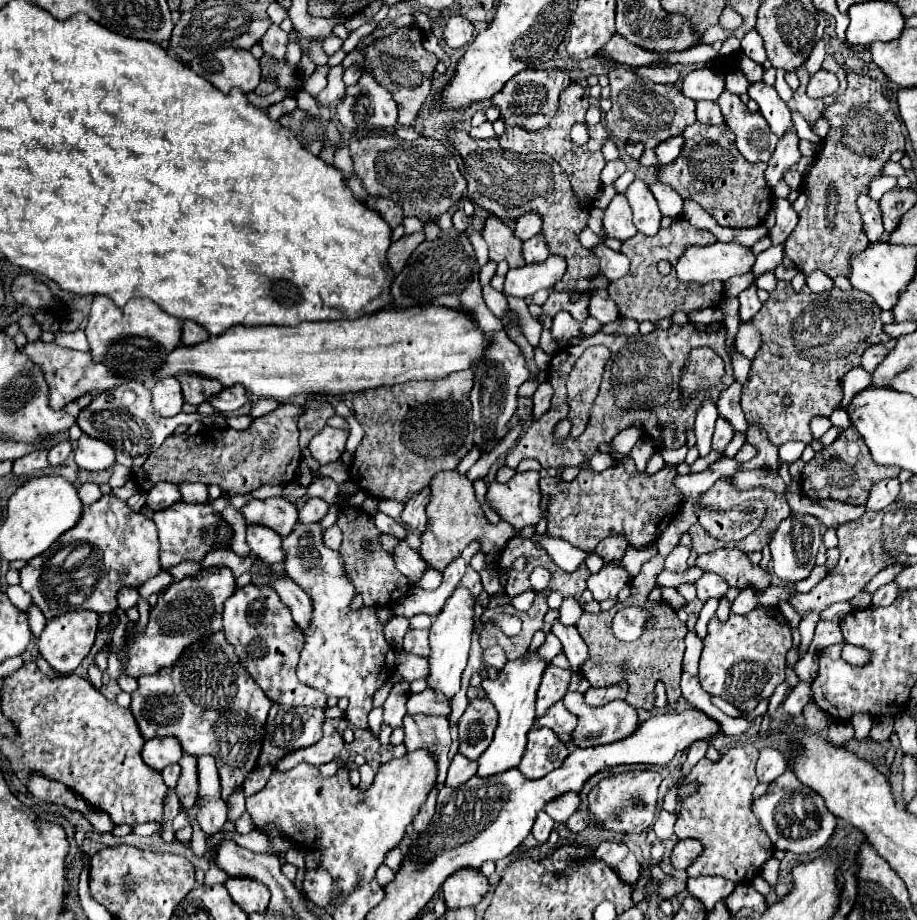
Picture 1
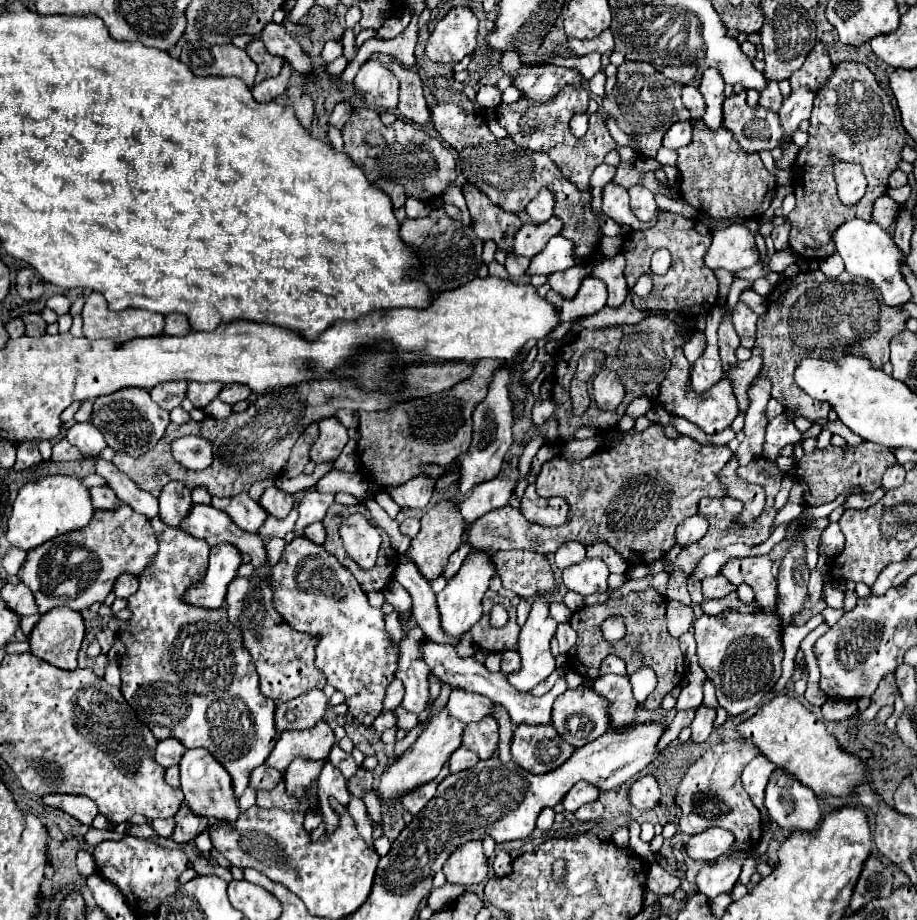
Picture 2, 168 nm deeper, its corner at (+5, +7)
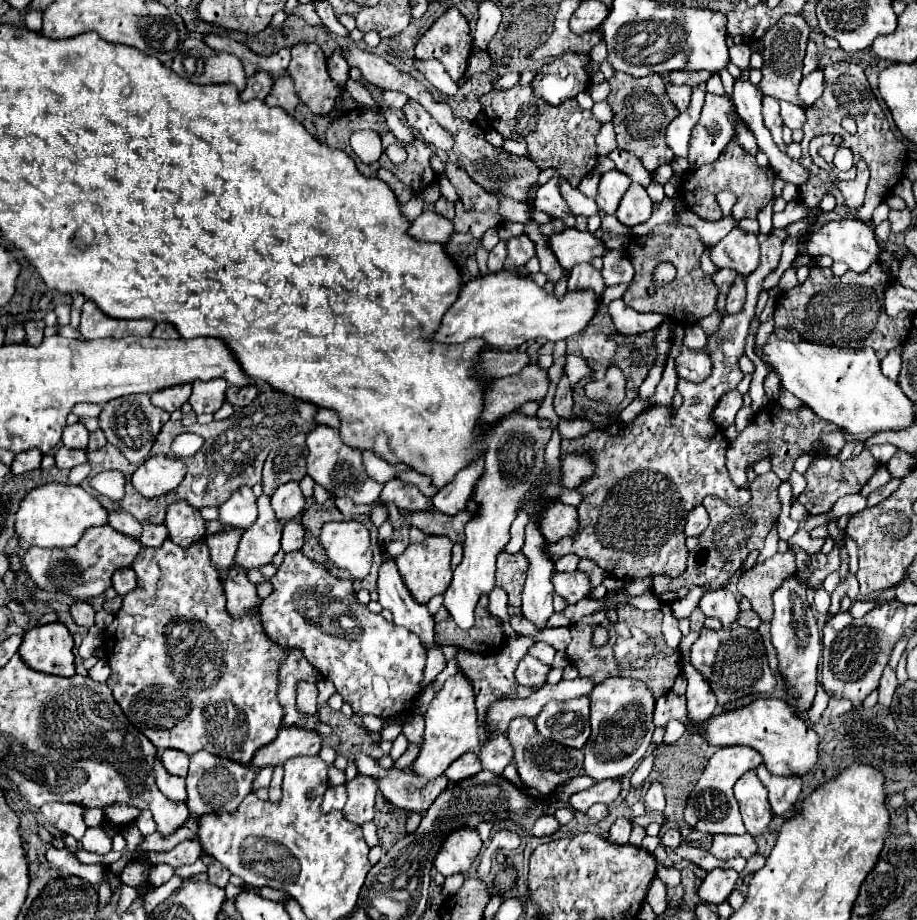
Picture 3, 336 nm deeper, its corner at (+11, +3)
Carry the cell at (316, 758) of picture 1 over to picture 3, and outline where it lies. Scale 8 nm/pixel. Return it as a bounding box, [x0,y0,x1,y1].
[253,726,321,766]

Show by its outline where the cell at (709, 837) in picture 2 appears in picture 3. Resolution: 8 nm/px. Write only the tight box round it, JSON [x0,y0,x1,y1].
[711,834,757,860]

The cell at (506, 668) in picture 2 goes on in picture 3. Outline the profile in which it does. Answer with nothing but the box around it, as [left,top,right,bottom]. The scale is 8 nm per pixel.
[517,656,551,688]

